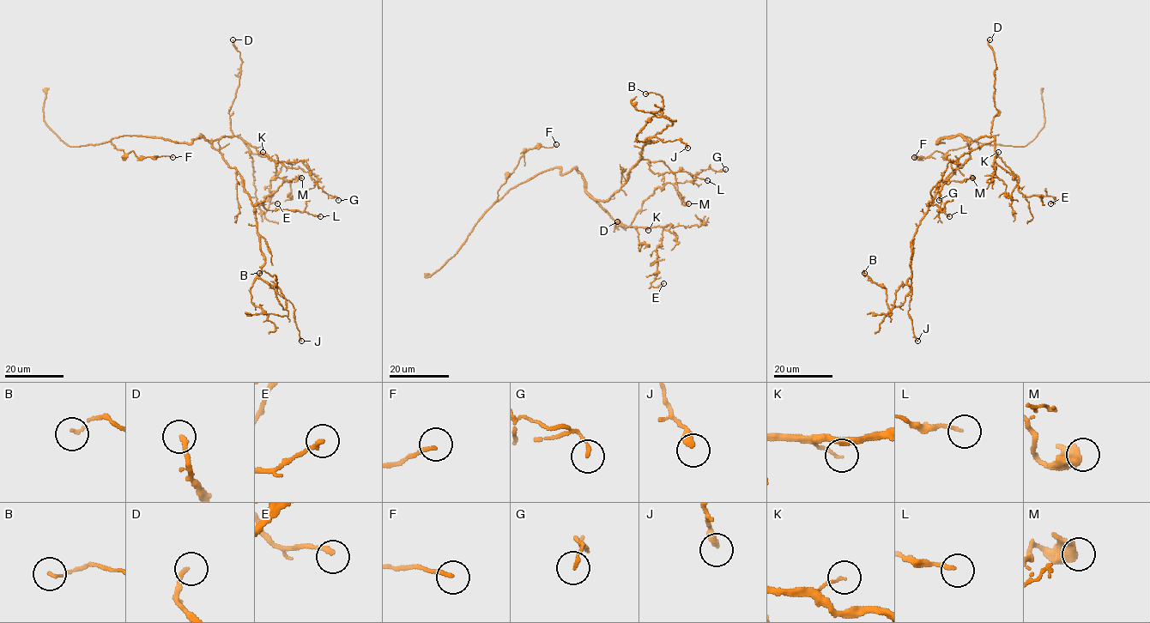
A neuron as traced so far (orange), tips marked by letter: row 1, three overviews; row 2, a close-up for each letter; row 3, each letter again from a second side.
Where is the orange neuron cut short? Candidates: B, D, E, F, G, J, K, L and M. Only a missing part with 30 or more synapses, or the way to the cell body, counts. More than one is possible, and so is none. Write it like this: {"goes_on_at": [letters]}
{"goes_on_at": []}

